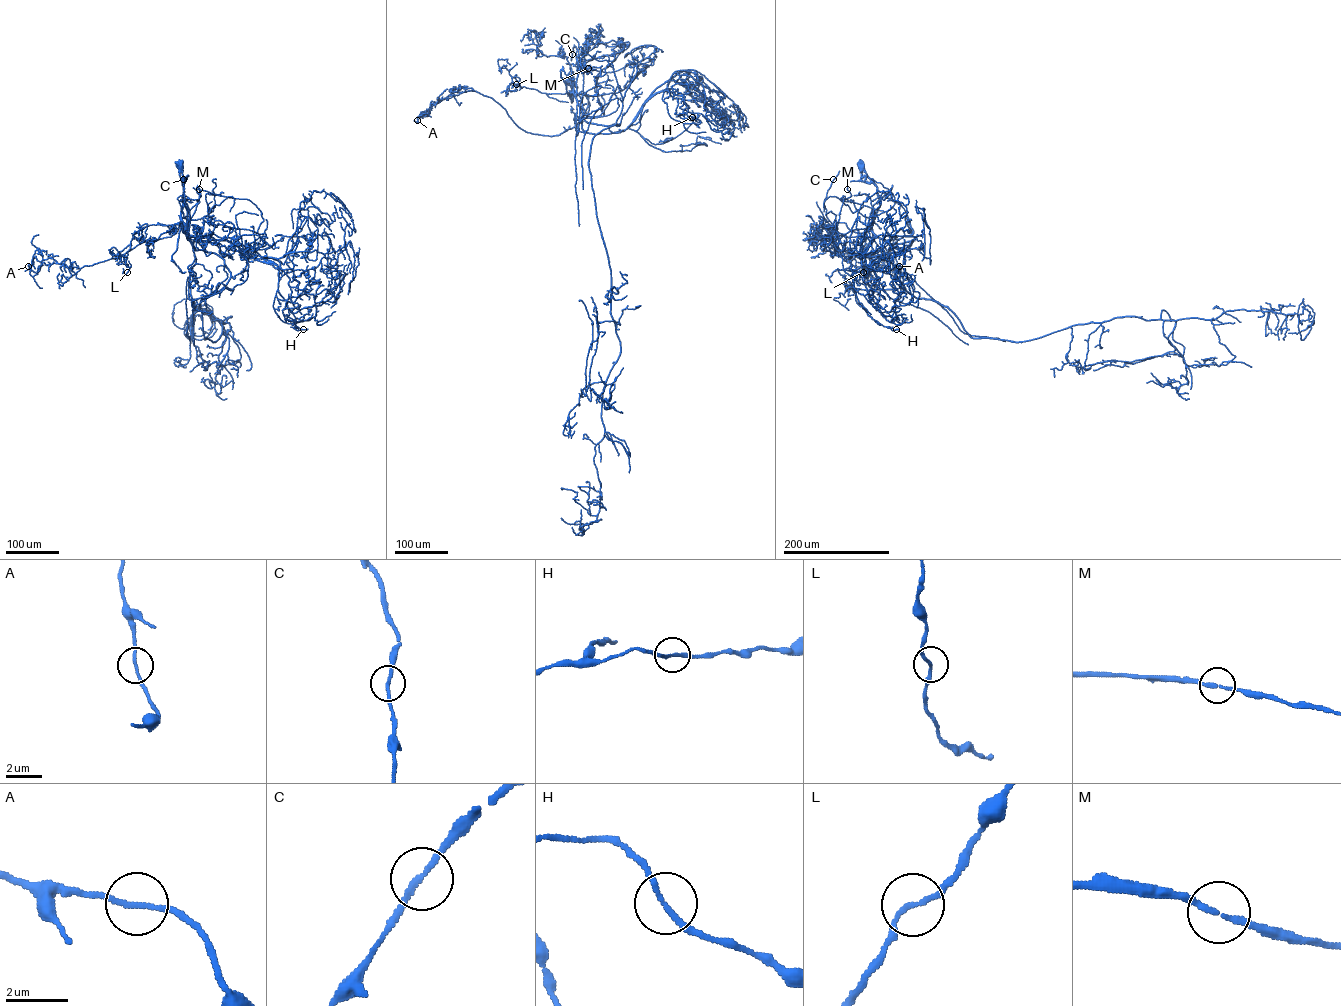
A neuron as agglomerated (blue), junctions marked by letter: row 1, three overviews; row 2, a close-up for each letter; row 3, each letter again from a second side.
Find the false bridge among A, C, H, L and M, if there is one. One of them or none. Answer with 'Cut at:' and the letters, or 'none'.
Cut at: none

